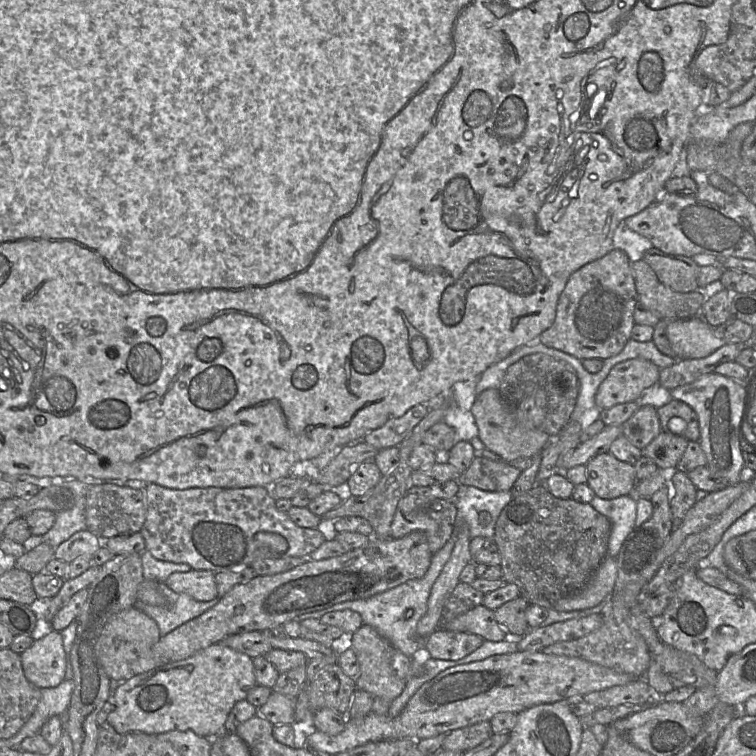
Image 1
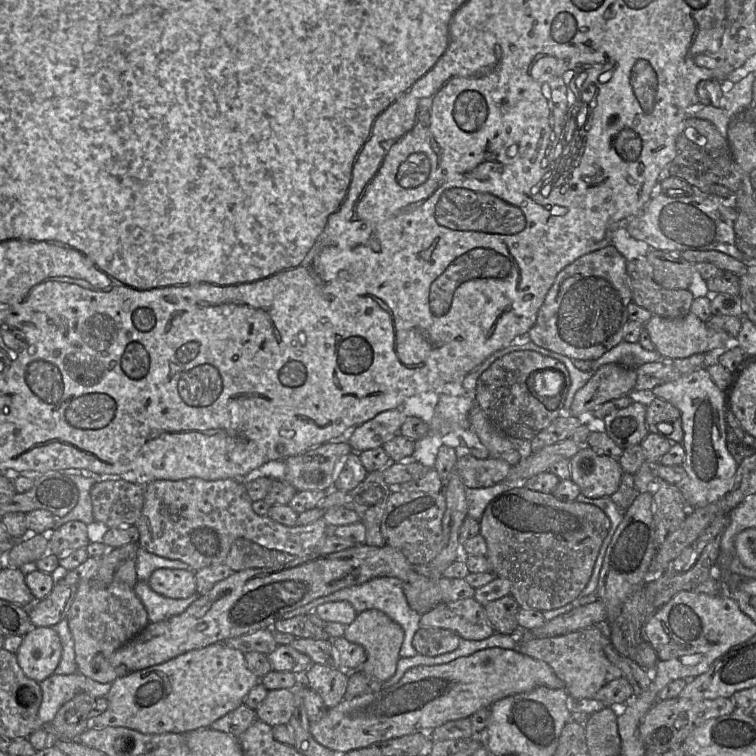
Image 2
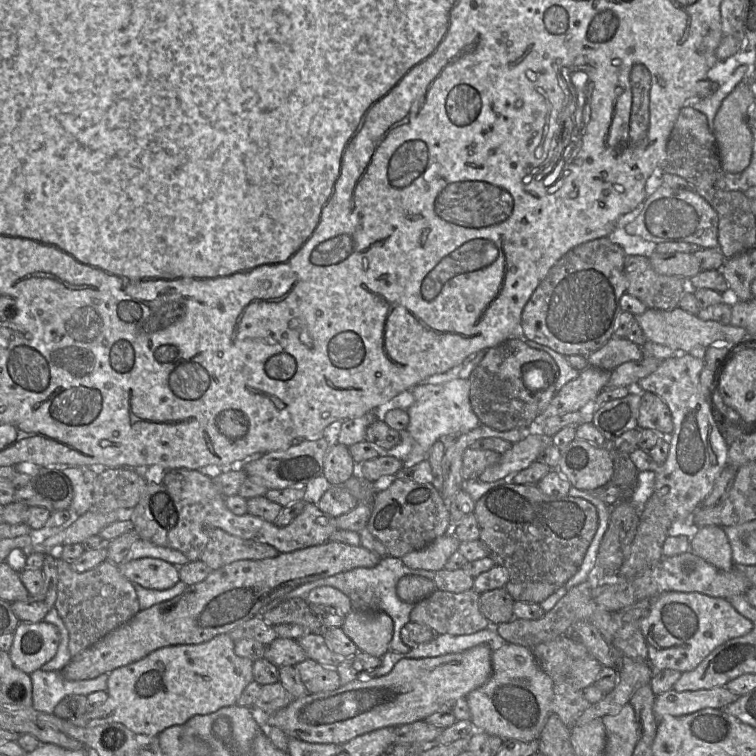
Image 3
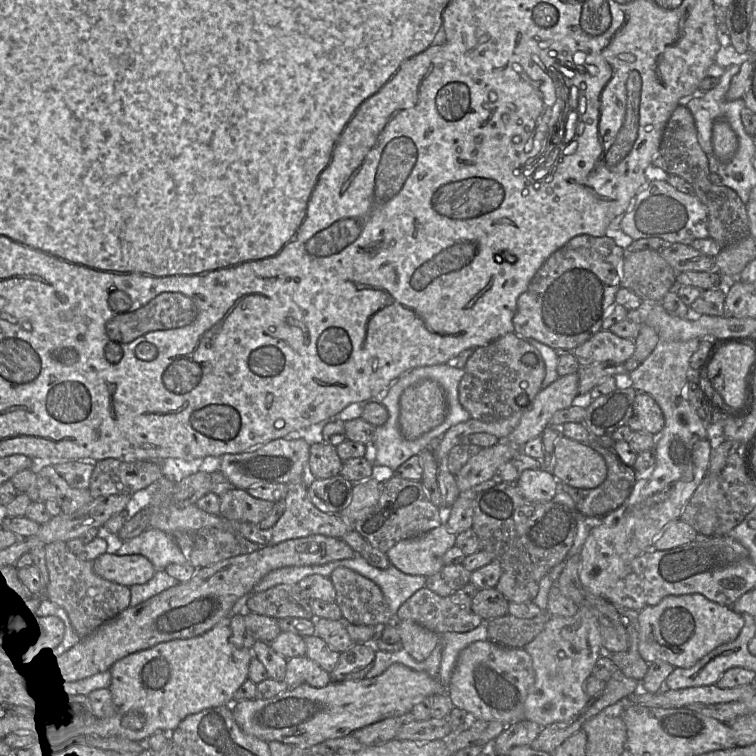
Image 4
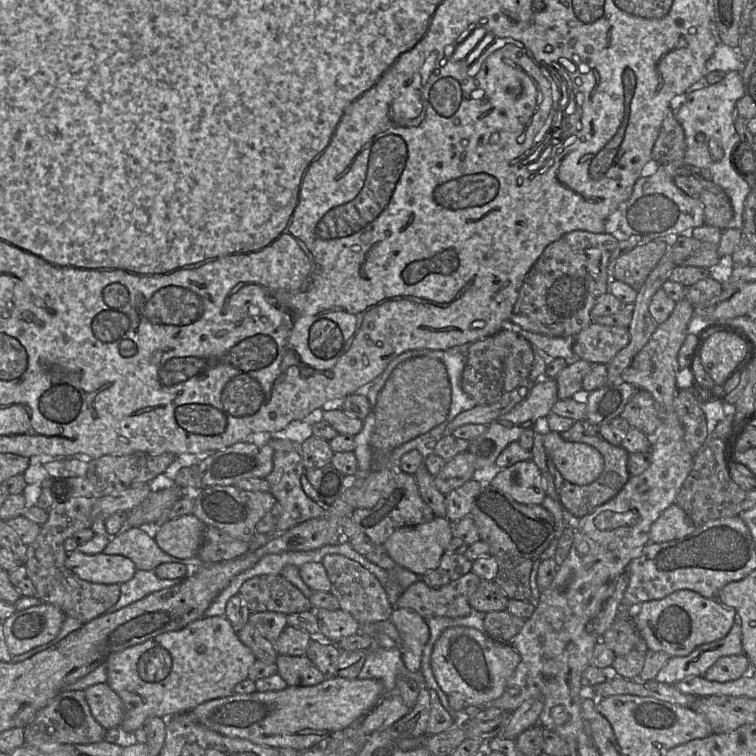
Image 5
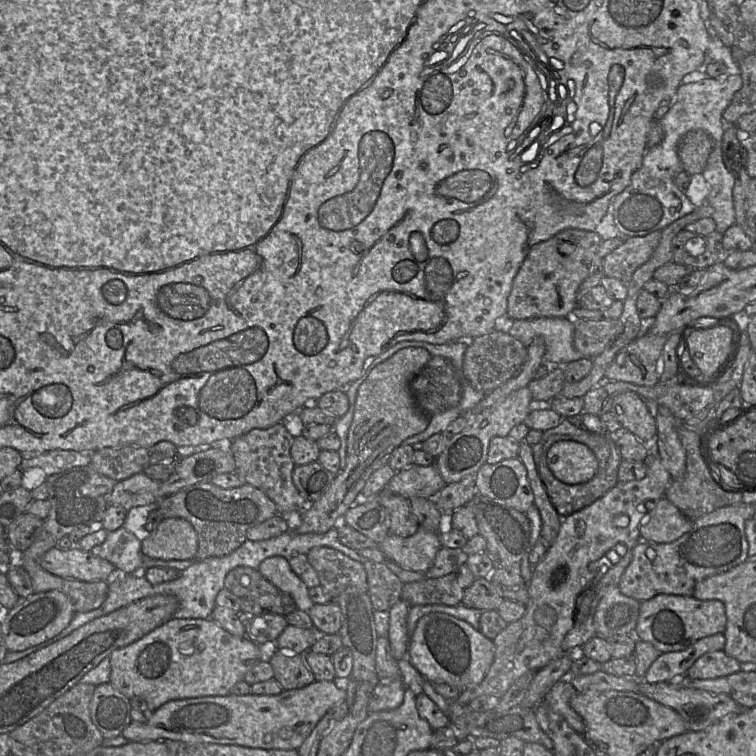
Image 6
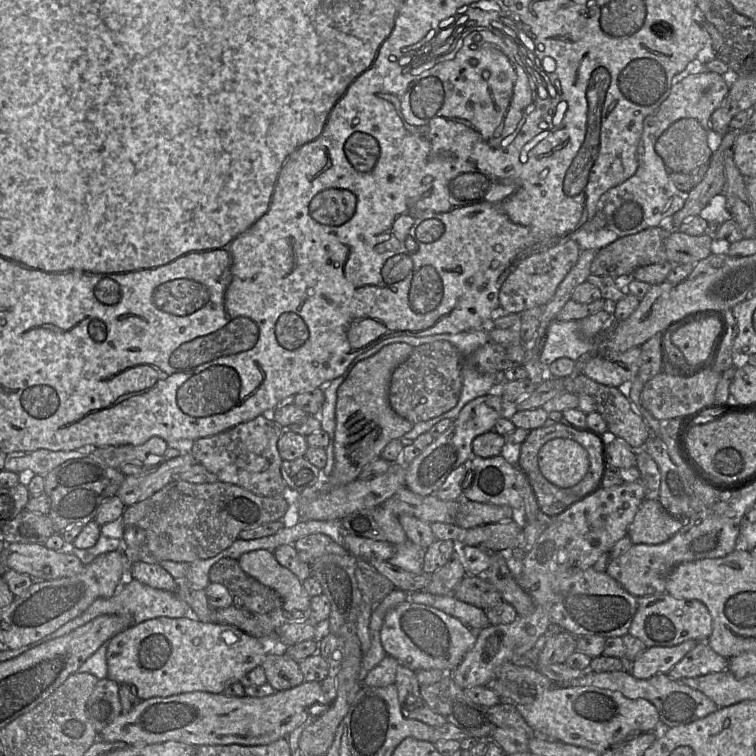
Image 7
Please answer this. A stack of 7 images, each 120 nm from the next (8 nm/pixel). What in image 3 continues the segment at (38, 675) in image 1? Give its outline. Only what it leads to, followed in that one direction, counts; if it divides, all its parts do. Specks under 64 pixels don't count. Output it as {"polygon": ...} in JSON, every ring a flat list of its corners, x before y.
{"polygon":[[46,621,20,622,13,636,10,658,17,668,29,675,50,661,60,644,58,628]]}

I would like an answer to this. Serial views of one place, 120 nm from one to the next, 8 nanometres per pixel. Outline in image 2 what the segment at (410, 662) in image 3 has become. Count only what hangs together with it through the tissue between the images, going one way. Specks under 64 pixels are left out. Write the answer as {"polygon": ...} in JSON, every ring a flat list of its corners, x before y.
{"polygon":[[487,648,445,664,412,667,395,684,382,686,376,691,366,691,352,699,345,698,337,706,328,709,322,718,311,721,310,733,319,744,335,753,344,754,417,732,429,735,433,729,448,721,469,718,479,709,489,708,500,699,529,692,540,686,564,689,563,681,546,662,518,650]]}

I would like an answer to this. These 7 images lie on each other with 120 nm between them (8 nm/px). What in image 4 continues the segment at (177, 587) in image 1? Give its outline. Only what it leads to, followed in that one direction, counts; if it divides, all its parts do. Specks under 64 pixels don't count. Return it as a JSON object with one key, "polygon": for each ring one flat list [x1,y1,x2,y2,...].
{"polygon":[[108,552,93,561,93,570,103,579,128,587,147,583,157,571,142,555,119,556]]}

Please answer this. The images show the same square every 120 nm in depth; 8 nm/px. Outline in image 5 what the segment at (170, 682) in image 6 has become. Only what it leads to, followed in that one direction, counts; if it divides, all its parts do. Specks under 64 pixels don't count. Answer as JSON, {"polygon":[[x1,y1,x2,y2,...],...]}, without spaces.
{"polygon":[[225,616,203,617,181,630,158,635,113,654,106,661,107,684,125,705,125,717,119,730,123,735,130,736,150,718,167,719,190,712,205,702,233,695,235,686,248,678,256,660,252,650,239,640,237,632]]}

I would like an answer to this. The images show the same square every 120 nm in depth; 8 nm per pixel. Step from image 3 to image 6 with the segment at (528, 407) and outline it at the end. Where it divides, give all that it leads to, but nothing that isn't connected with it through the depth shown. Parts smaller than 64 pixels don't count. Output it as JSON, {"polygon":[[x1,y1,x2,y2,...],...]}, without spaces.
{"polygon":[[507,331,492,332,468,341,464,354,463,376,477,390,489,394,515,376,527,358,527,347]]}

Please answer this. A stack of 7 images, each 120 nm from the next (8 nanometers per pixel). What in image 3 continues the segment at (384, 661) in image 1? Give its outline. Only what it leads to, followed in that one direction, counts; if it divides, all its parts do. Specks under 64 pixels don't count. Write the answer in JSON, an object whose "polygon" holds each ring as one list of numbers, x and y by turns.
{"polygon":[[352,611,344,617,344,633,359,651,382,658,390,650,394,634,392,618,383,611]]}

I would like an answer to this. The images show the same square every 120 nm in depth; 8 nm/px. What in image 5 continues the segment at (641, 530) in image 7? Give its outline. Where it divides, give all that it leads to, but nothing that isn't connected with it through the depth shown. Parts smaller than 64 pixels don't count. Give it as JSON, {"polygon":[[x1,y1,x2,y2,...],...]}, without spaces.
{"polygon":[[673,503,652,524,650,542,663,543,680,539,693,533,696,528,696,524,684,510]]}

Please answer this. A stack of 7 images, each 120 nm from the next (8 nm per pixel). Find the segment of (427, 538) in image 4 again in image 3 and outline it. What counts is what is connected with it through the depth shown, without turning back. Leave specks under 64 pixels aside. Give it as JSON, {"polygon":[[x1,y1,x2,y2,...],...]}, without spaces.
{"polygon":[[452,531,438,537,421,550,404,555,402,562,412,569,440,571,459,548,460,541]]}

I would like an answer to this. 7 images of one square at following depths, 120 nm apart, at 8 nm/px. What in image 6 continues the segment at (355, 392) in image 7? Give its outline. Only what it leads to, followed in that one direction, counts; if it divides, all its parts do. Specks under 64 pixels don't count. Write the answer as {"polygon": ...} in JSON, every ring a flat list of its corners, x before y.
{"polygon":[[403,348,383,362,375,364,371,368,368,367,367,373,364,374,364,379,357,391,353,419,347,435,346,465,335,476,329,489,318,500,310,501,310,507,299,516,296,529,291,531,299,534,323,534,335,528,341,522,346,511,358,502,360,492,370,475,383,465,388,464,391,453,406,438,414,436,427,428,430,416,417,405,410,390,410,382,431,357,432,355,424,348]]}

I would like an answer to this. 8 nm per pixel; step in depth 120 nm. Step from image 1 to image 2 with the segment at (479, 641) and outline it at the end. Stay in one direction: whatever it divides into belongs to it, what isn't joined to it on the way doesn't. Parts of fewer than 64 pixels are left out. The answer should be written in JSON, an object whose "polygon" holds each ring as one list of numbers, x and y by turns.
{"polygon":[[420,627,413,637,413,646,419,654,438,656,458,648,462,638,448,629]]}

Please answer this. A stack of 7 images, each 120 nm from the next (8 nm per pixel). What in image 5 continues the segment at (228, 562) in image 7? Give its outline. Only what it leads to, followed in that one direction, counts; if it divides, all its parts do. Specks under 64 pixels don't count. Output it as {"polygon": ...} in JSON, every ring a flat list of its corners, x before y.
{"polygon":[[281,575,252,577,242,584,238,595,251,613,275,612,288,616,312,610,310,599]]}

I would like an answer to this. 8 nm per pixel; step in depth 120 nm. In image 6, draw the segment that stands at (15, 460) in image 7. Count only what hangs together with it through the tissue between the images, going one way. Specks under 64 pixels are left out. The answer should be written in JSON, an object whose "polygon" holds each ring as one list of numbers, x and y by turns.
{"polygon":[[51,450,40,454,26,455,21,463,23,471,43,470,53,475,65,469,90,464,90,454,74,450]]}

